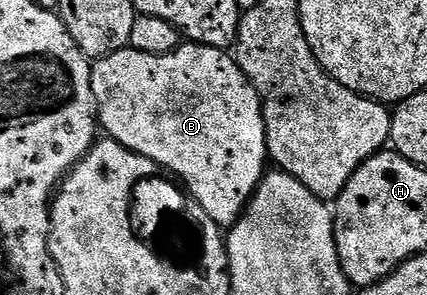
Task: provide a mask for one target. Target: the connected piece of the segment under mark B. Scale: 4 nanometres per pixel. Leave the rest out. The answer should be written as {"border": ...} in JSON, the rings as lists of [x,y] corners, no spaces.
{"border":[[[186,42],[174,52],[169,52],[167,56],[157,56],[156,54],[137,52],[136,49],[127,46],[120,49],[119,52],[112,53],[111,56],[104,56],[100,60],[93,61],[90,81],[92,82],[94,101],[98,107],[98,123],[101,131],[109,139],[120,142],[120,146],[132,150],[137,156],[143,156],[152,162],[156,162],[159,169],[165,170],[171,177],[181,181],[192,200],[192,195],[194,195],[195,202],[206,211],[204,213],[205,219],[215,220],[220,226],[232,226],[241,218],[242,211],[246,209],[247,202],[253,198],[254,191],[258,189],[258,183],[261,182],[268,168],[266,123],[262,117],[262,99],[258,97],[258,91],[250,85],[249,80],[242,73],[242,68],[239,66],[237,59],[229,51],[213,48],[207,44]]]}

